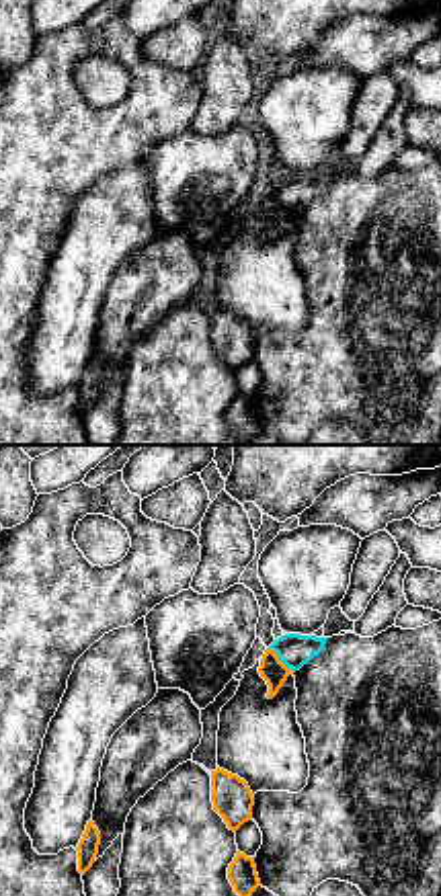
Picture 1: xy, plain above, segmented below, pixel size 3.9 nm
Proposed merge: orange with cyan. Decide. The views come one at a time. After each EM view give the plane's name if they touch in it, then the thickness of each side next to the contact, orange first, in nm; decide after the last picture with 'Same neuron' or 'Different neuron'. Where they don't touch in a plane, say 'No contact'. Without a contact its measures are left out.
Touches orange in xy. Thickness 100 nm (orange) against 140 nm

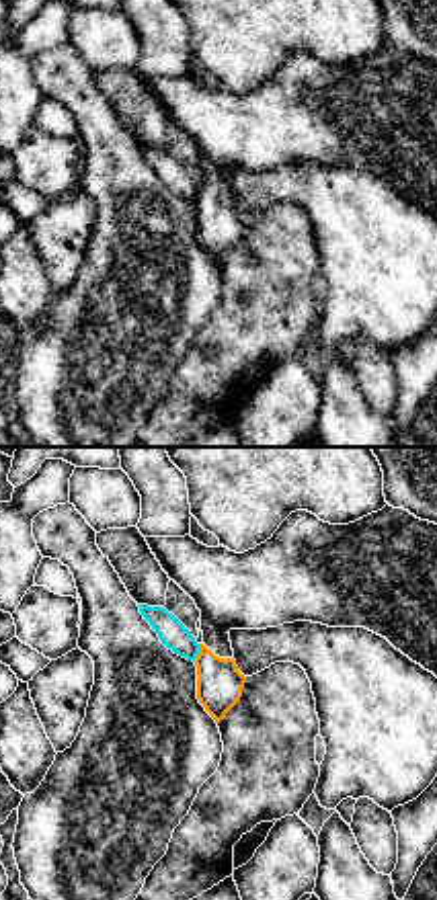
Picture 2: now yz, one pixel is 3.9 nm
Touches orange in yz. Thickness 180 nm (orange) against 110 nm

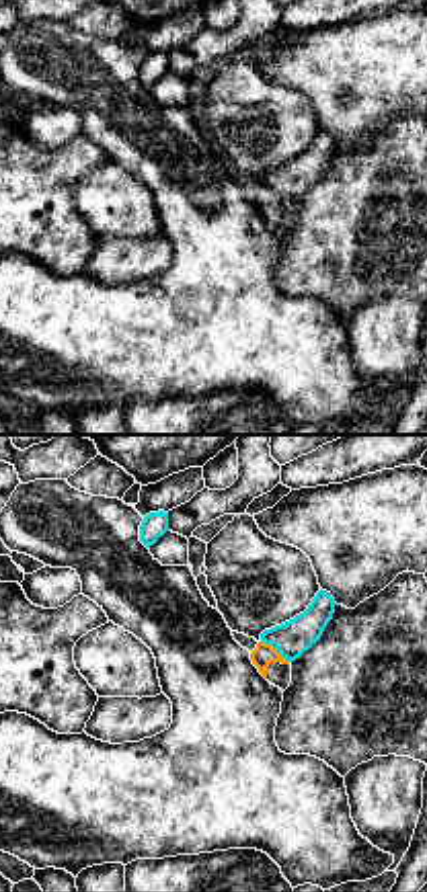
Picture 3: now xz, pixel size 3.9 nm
Touches orange in xz. Thickness 90 nm (orange) against 140 nm

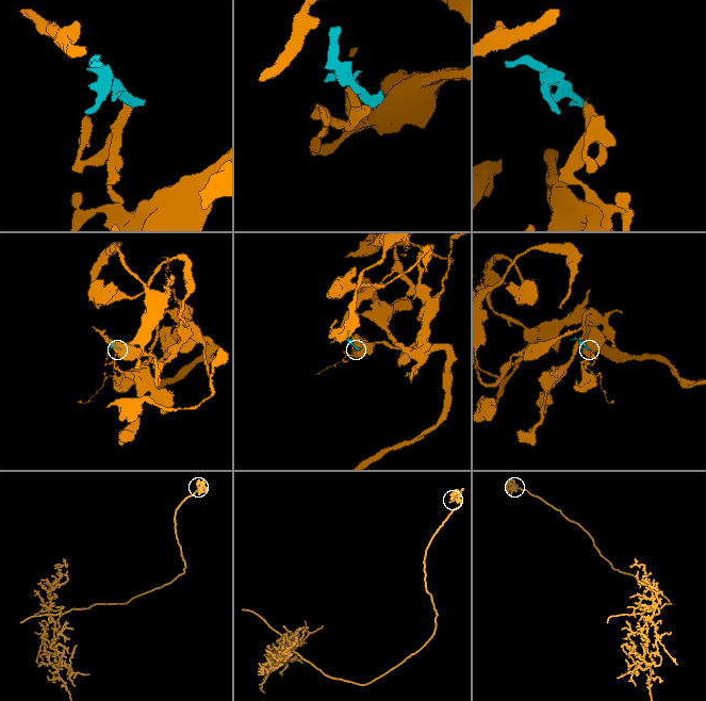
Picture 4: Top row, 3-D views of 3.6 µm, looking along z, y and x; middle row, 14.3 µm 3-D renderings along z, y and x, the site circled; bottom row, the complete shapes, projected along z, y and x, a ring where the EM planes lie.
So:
Different neuron

